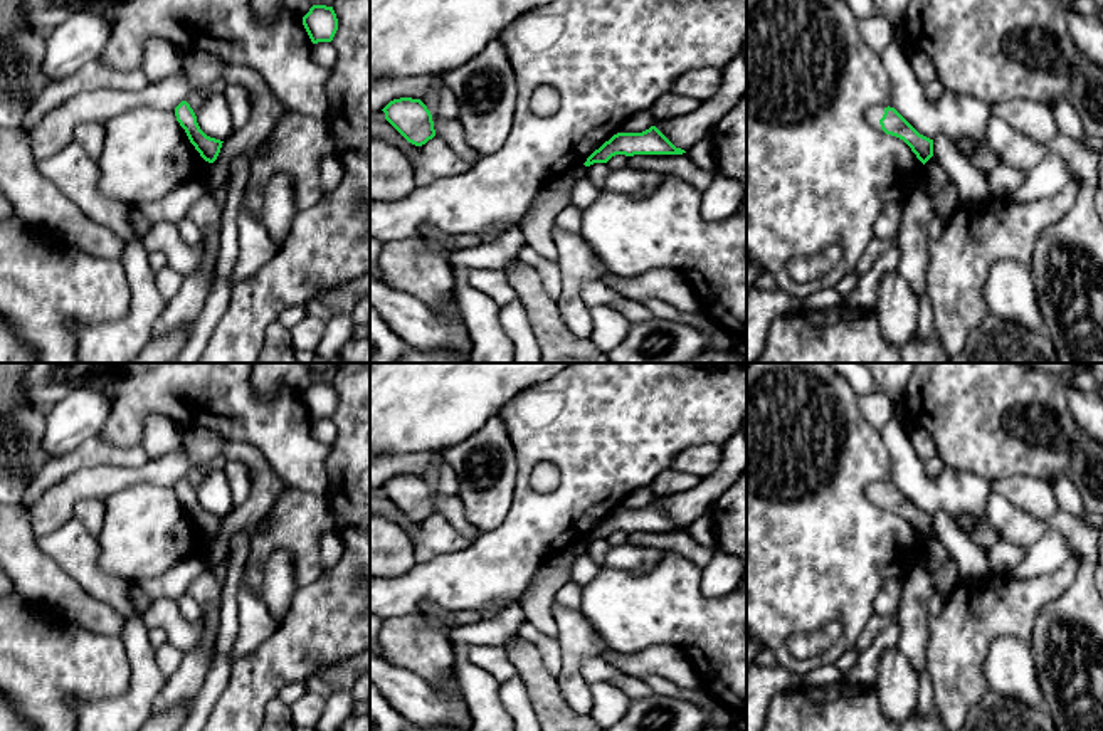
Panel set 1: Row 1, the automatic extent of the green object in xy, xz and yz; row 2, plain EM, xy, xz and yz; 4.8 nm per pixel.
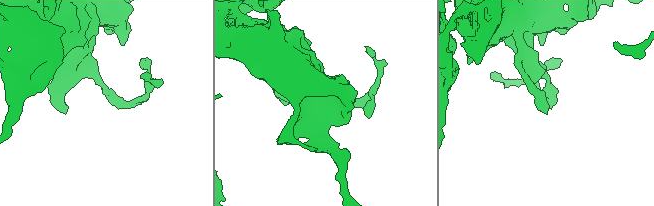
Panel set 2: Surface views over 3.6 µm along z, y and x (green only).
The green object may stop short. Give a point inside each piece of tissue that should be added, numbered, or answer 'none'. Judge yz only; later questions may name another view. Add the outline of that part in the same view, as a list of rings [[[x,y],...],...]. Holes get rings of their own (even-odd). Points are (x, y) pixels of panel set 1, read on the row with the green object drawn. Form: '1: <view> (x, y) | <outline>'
1: yz (873, 115) | [[[891,103],[869,108],[869,109],[866,111],[866,114],[864,114],[866,121],[868,121],[873,128],[883,131],[883,129],[881,129],[881,124],[879,124],[879,119],[883,118],[884,109],[886,109],[888,106],[893,108]]]

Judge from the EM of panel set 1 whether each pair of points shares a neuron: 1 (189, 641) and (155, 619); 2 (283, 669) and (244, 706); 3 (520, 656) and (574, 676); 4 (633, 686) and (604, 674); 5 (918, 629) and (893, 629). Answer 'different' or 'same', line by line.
1: same
2: same
3: different
4: same
5: different

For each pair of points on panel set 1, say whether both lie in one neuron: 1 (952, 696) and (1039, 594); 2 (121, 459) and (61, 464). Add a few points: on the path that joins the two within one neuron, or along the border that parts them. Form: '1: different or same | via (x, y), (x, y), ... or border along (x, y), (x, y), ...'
1: same | via (957, 666), (957, 659), (1009, 607)
2: same | via (106, 456), (83, 456), (76, 461)

